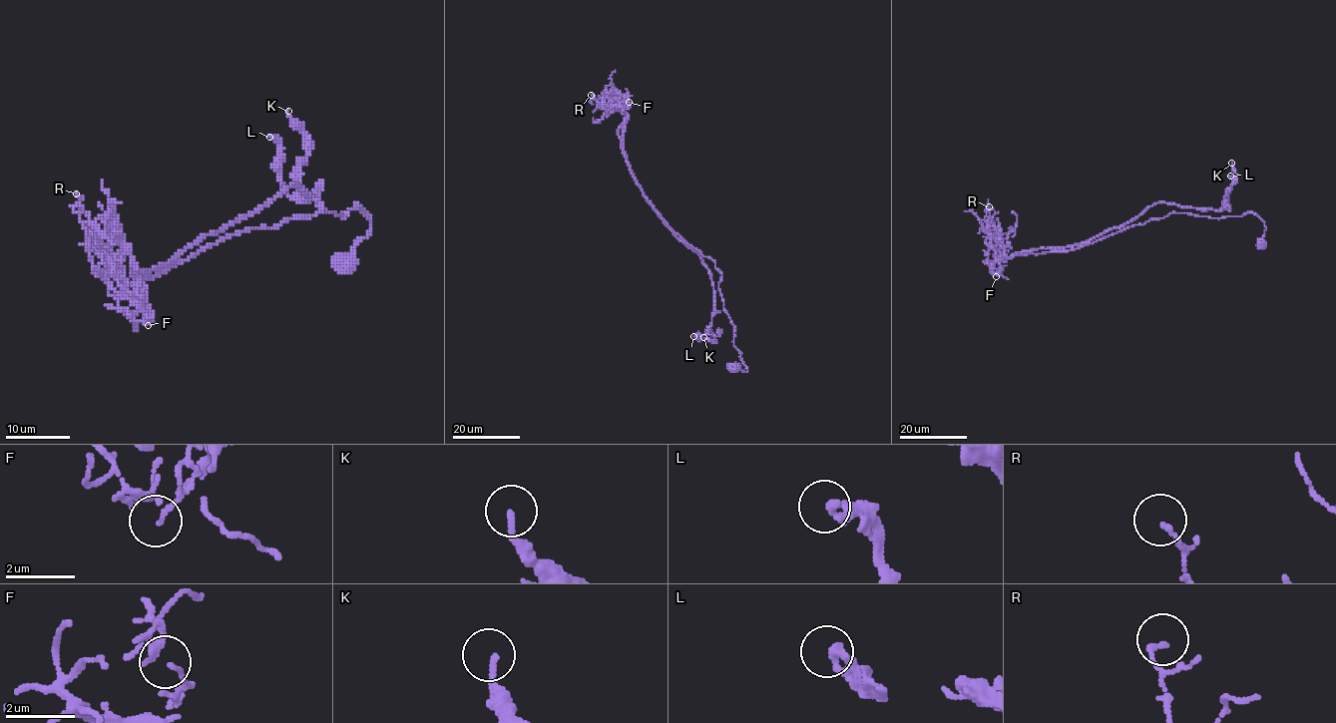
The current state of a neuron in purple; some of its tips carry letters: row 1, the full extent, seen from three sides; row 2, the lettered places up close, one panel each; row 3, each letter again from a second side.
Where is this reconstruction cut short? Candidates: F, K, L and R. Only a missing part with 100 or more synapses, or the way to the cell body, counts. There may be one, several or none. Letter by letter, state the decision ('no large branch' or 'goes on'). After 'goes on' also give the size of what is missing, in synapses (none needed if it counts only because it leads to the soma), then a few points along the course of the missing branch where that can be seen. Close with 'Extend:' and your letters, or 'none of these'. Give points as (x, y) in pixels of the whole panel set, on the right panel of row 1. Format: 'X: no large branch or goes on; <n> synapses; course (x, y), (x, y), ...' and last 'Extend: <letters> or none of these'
F: no large branch
K: no large branch
L: no large branch
R: no large branch
Extend: none of these

